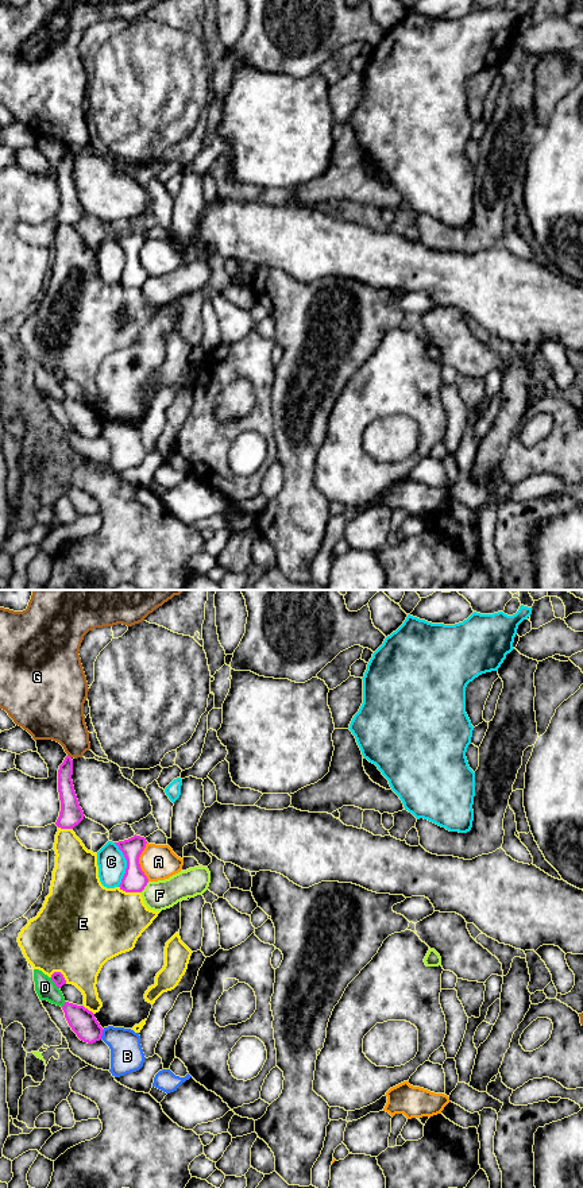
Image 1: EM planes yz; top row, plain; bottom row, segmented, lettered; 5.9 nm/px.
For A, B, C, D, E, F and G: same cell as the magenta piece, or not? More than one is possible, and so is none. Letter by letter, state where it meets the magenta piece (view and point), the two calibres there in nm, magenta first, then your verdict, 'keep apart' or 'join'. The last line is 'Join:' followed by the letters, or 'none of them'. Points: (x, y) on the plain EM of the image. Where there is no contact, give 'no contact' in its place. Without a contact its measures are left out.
A: meets magenta in yz at (138, 257); 140 nm thick on the magenta side, 200 nm on the other; keep apart
B: meets magenta in yz at (101, 429); 160 nm thick on the magenta side, 200 nm on the other; keep apart
C: meets magenta in yz at (127, 259); 140 nm thick on the magenta side, 170 nm on the other; keep apart
D: meets magenta in yz at (54, 377); 70 nm thick on the magenta side, 120 nm on the other; keep apart
E: meets magenta in yz at (130, 286); 140 nm thick on the magenta side, 420 nm on the other; keep apart
F: meets magenta in yz at (145, 281); 140 nm thick on the magenta side, 180 nm on the other; keep apart
G: meets magenta in yz at (69, 151); 100 nm thick on the magenta side, 300 nm on the other; keep apart
Join: none of them

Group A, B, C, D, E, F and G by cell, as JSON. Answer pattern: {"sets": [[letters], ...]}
{"sets": [["A"], ["B"], ["C"], ["D"], ["E"], ["F"], ["G"]]}

